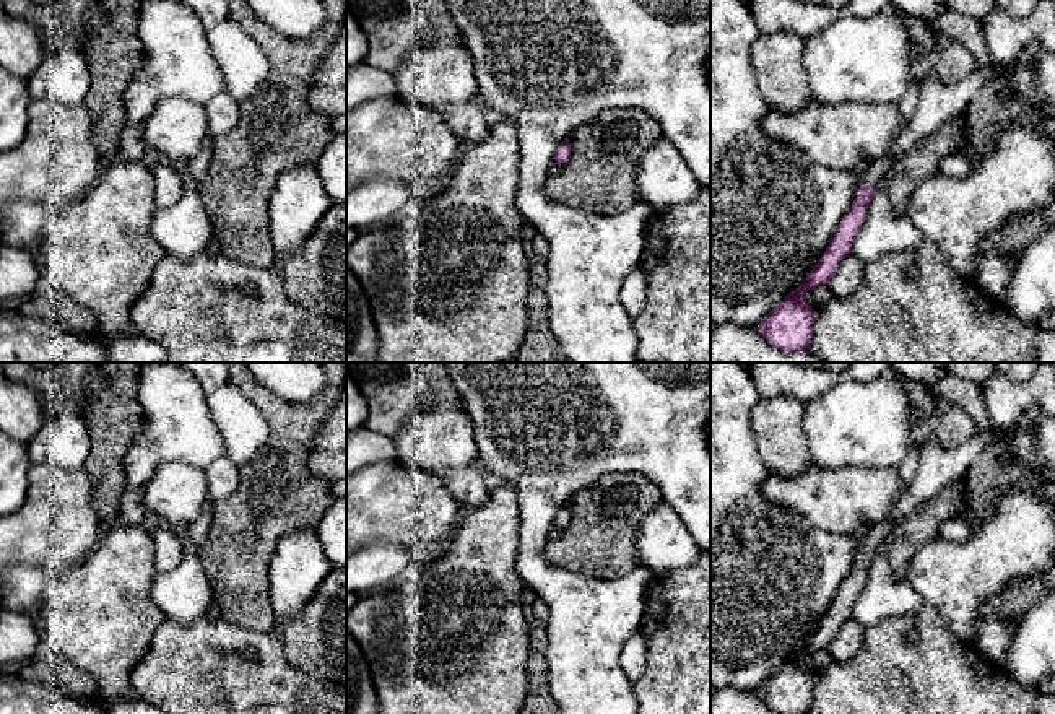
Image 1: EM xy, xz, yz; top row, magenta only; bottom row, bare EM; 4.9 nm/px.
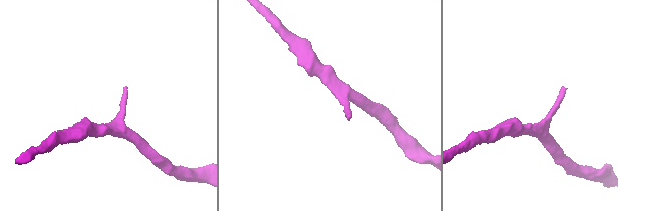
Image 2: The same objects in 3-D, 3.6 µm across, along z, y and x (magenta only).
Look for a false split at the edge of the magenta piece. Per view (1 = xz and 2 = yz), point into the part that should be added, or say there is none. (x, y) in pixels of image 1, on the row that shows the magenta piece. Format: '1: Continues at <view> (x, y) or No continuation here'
1: No continuation here
2: Continues at yz (876, 171)

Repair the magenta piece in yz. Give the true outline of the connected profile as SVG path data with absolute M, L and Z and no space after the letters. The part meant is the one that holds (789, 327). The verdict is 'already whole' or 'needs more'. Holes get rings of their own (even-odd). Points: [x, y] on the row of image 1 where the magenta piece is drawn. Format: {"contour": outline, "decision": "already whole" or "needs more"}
{"contour": "M888 151L860 174L860 190L819 262L805 281L759 322L759 332L774 348L785 353L810 350L816 311L806 303L806 294L816 286L829 283L840 260L850 254L876 185L886 177L892 161L891 151Z", "decision": "needs more"}

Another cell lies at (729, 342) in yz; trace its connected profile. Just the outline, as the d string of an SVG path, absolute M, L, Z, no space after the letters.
M722 324L710 332L710 363L824 363L810 350L785 353L774 348L758 327Z

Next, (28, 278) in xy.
M0 244L0 303L29 298L39 283L39 259L26 247Z

